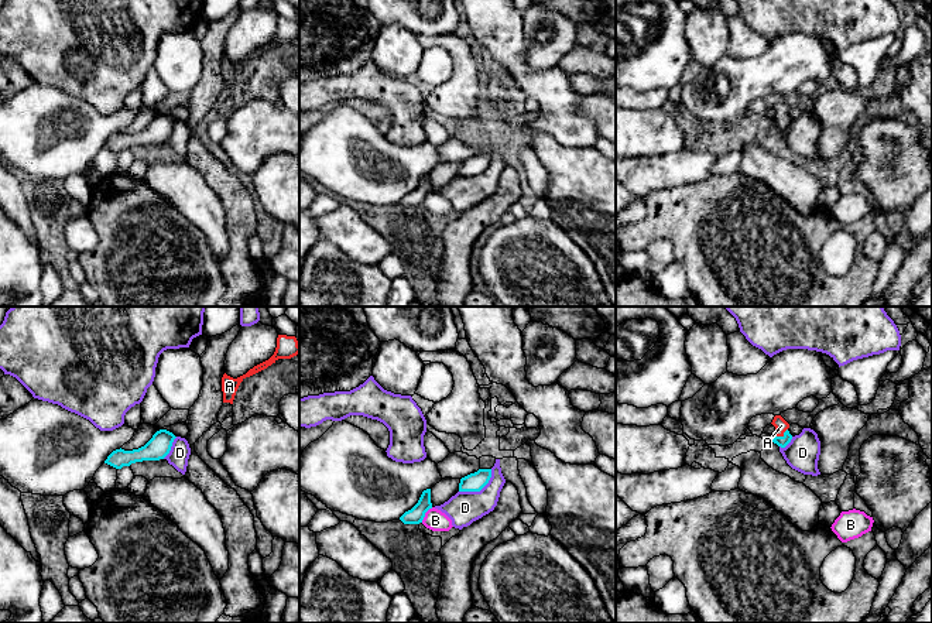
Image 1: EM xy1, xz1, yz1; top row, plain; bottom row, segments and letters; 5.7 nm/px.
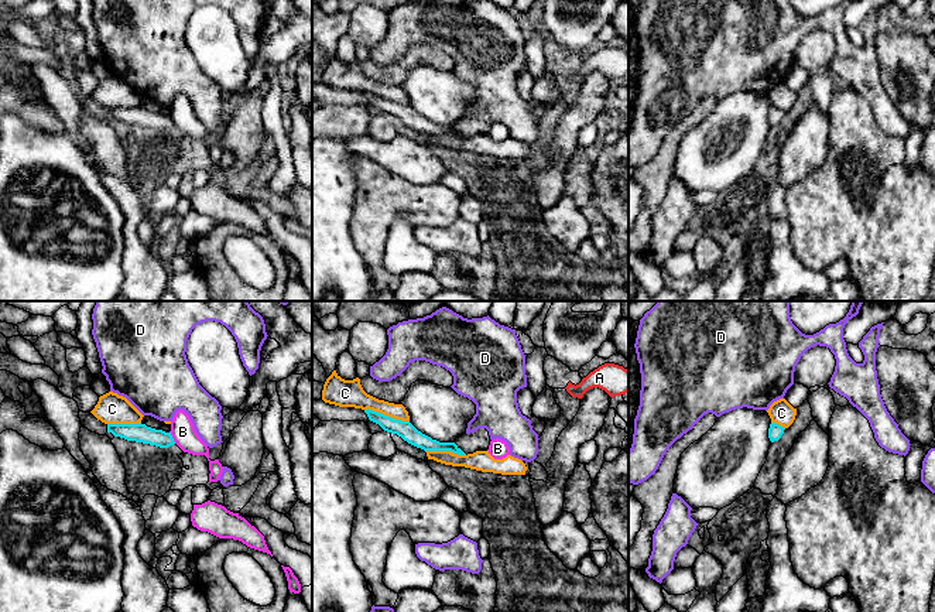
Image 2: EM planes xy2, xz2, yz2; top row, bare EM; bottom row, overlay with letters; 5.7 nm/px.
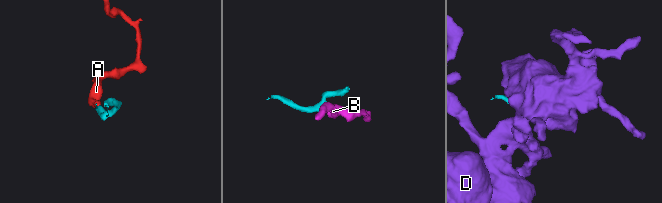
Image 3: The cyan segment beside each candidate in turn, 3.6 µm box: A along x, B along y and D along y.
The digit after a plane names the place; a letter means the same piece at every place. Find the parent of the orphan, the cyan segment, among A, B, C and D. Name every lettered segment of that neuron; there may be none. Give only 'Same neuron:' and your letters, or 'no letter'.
Same neuron: A

